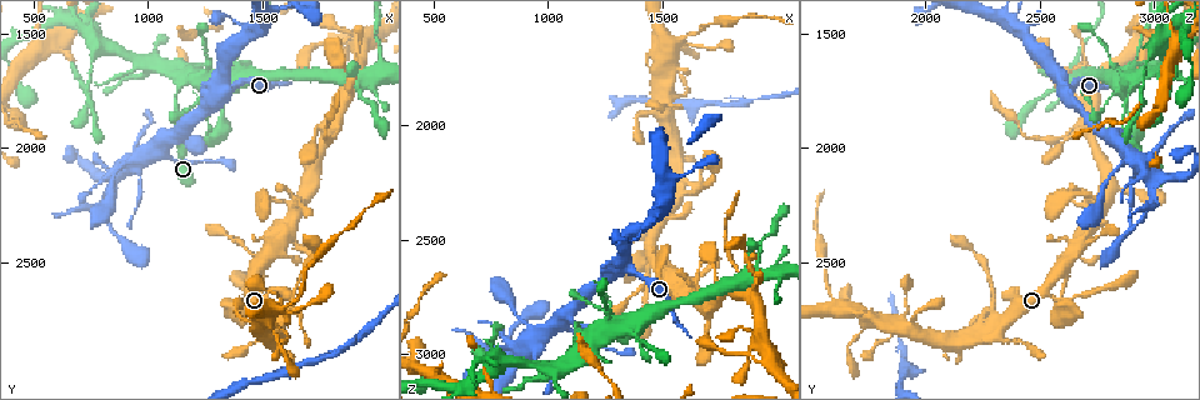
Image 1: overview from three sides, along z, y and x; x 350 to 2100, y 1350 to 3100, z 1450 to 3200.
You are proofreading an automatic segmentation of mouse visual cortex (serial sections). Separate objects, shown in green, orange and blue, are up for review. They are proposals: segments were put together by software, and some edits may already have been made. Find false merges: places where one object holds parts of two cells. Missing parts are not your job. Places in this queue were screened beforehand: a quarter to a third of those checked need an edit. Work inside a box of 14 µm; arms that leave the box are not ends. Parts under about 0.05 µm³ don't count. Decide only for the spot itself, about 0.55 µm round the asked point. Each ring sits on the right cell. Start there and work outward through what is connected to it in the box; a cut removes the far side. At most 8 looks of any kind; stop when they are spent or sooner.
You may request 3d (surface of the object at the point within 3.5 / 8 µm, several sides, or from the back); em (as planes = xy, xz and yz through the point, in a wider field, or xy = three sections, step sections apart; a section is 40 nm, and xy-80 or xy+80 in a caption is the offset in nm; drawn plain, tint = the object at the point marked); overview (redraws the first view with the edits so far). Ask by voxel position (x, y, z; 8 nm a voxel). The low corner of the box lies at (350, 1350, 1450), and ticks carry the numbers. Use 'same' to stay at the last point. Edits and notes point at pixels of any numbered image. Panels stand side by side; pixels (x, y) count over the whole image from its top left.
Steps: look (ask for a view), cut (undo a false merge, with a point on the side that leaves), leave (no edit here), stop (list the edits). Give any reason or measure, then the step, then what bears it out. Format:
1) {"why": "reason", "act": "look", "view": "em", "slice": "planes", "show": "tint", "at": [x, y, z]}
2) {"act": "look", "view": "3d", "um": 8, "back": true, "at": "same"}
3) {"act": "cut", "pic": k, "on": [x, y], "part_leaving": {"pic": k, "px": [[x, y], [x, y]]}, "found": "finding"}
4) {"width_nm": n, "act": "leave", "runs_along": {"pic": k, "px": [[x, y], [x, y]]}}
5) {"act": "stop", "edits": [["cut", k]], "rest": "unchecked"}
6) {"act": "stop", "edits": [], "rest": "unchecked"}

{"act": "look", "view": "3d", "um": 3.5, "at": [1120, 1910, 2860]}

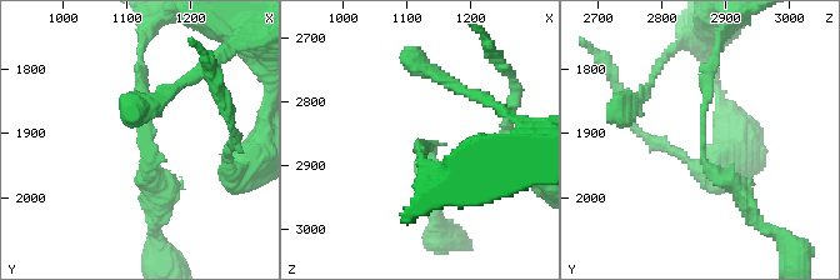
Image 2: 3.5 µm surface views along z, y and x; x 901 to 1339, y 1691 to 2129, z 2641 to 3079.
{"act": "look", "view": "em", "slice": "xy", "step": 2, "show": "tint", "at": [1125, 1915, 2870]}

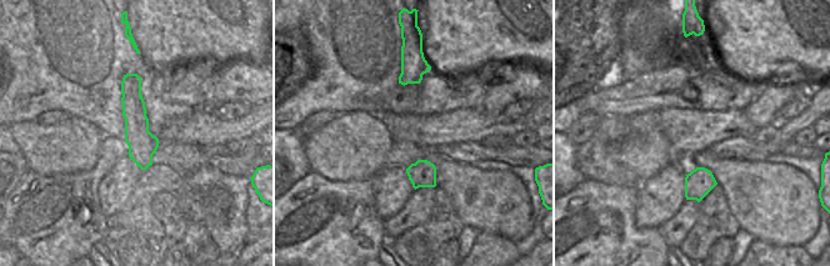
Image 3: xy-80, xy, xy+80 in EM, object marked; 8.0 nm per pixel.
{"act": "leave", "runs_along": {"pic": 2, "px": [[749, 209], [704, 159], [704, 105], [714, 60]]}, "found": "one cell here"}

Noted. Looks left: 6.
{"act": "look", "view": "3d", "um": 8, "back": true, "at": [1560, 2700, 1640]}

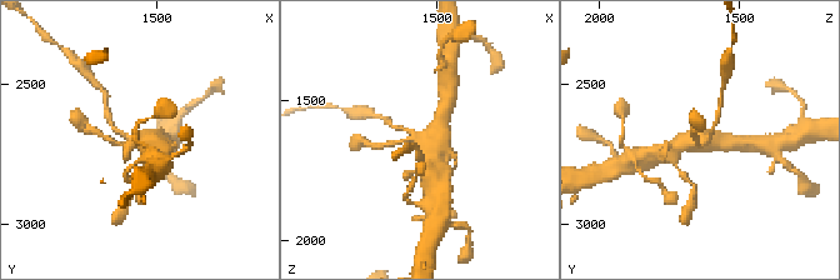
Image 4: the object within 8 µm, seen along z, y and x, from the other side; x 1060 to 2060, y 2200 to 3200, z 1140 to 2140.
{"why": "now the EM", "act": "look", "view": "em", "slice": "xy", "step": 2, "show": "tint", "at": [1560, 2690, 1630]}

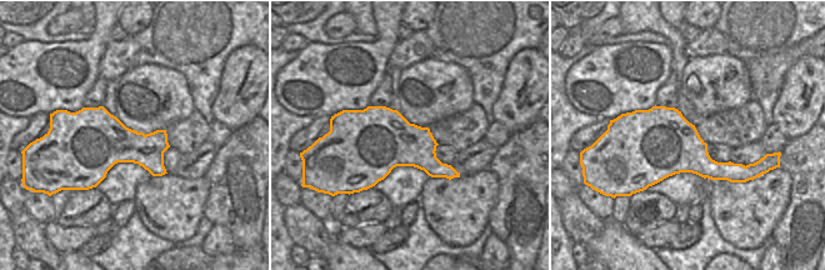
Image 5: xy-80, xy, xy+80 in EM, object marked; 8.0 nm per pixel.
{"act": "cut", "pic": 4, "on": [388, 120], "found": "two cells meet here"}

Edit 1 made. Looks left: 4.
{"why": "see it whole again", "act": "look", "view": "overview"}

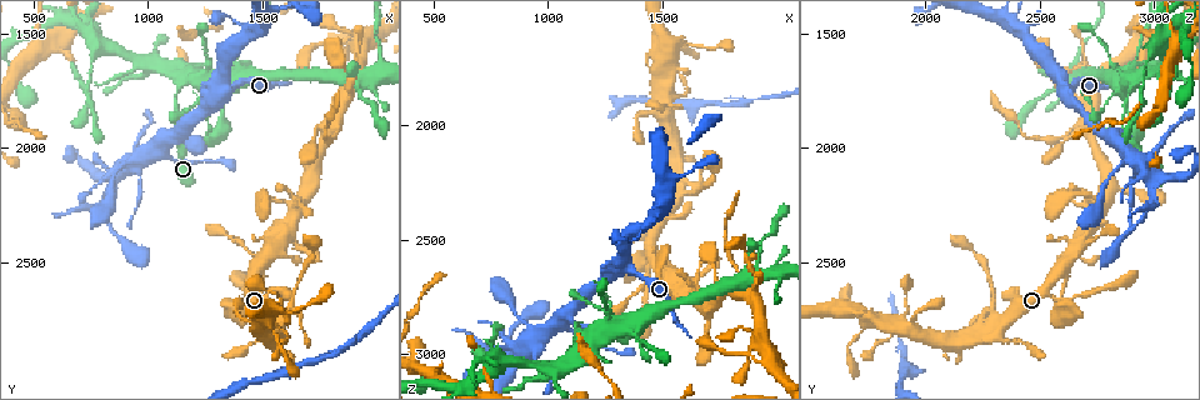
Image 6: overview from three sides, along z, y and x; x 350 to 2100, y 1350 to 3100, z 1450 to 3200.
{"why": "abrupt turn", "act": "look", "view": "3d", "um": 3.5, "at": [1630, 2230, 2770]}

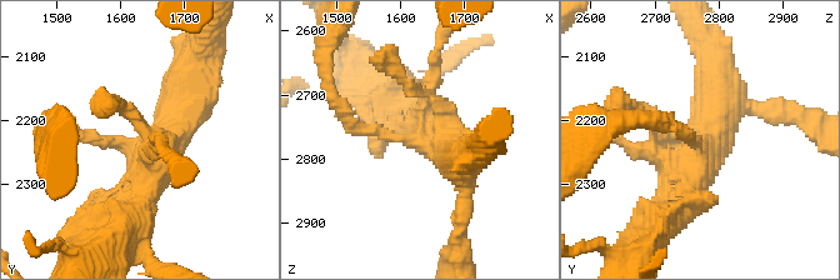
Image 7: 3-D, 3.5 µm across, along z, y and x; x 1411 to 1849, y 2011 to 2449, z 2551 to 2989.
{"why": "shape alone is not enough", "act": "look", "view": "em", "slice": "xy", "step": 3, "show": "tint", "at": [1620, 2240, 2775]}

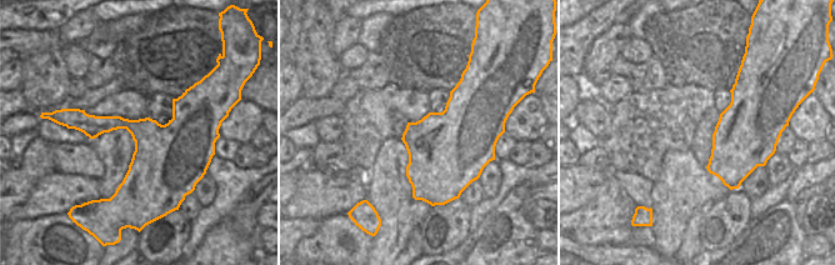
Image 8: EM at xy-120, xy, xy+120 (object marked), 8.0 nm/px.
{"act": "leave", "runs_along": {"pic": 7, "px": [[121, 228], [168, 146], [186, 89]]}, "found": "continuous, no second cell"}

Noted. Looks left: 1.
{"act": "stop", "edits": [["cut", 4]], "rest": "unchecked"}

